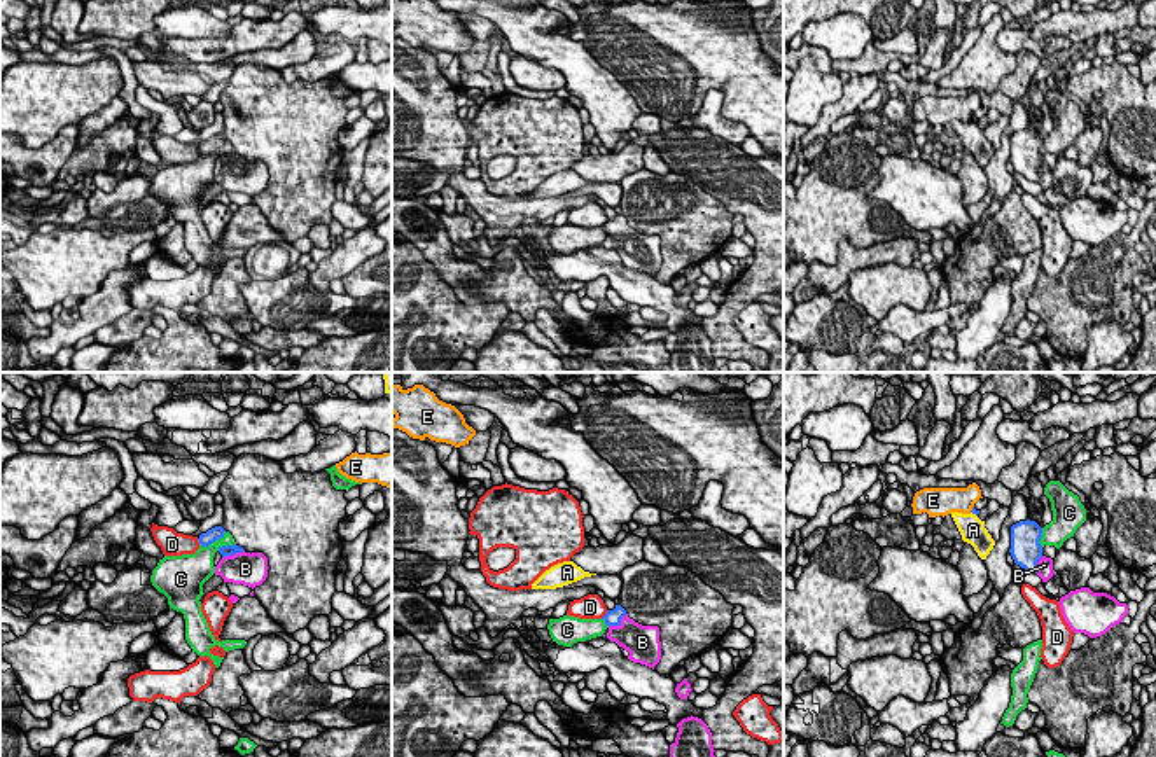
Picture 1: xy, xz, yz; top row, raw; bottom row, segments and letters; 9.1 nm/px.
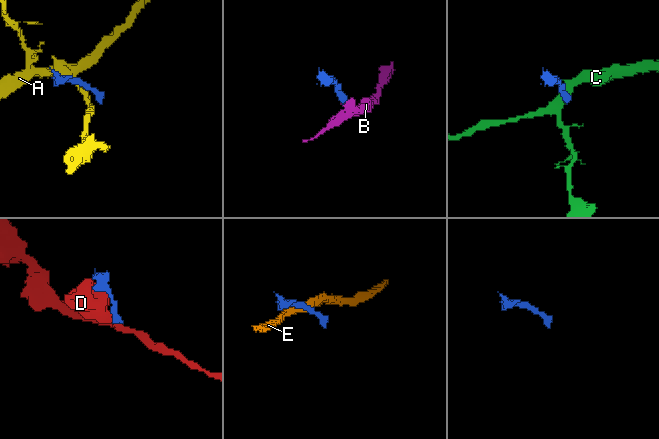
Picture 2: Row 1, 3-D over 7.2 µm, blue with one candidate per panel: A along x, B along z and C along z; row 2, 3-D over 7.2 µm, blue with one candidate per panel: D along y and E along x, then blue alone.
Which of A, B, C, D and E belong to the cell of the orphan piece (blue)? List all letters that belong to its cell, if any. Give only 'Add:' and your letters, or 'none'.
Add: B

